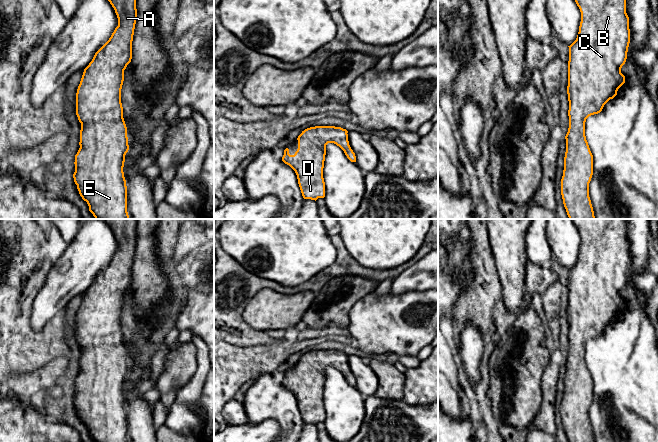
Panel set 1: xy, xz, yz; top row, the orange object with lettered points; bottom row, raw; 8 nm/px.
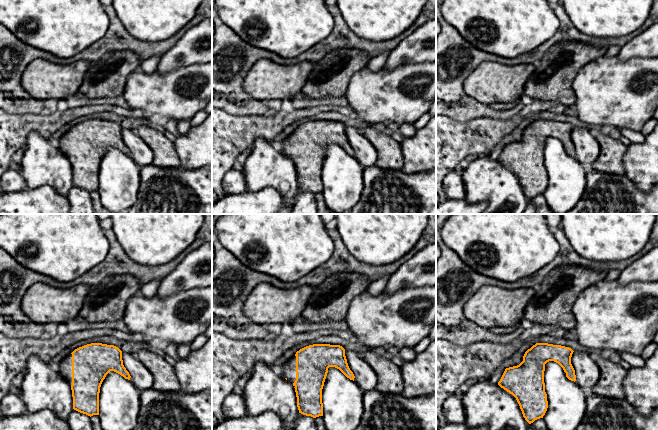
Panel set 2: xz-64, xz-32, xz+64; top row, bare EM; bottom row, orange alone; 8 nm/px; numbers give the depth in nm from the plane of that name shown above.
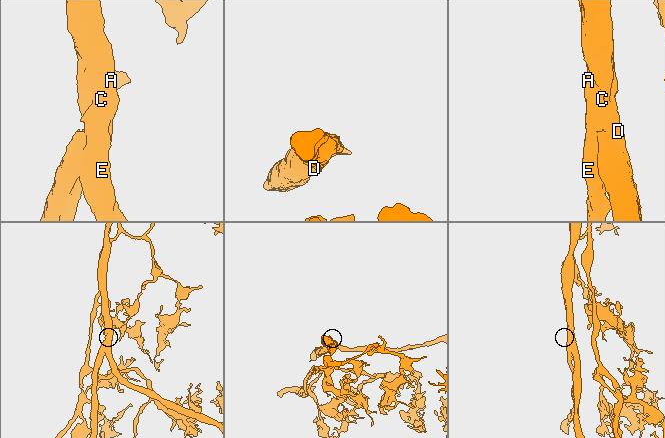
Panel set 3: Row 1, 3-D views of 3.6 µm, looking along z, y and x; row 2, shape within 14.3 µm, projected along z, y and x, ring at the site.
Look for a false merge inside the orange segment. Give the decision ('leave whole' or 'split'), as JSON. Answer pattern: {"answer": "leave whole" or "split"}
{"answer": "leave whole"}

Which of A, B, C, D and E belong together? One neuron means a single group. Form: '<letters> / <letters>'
A B C D E

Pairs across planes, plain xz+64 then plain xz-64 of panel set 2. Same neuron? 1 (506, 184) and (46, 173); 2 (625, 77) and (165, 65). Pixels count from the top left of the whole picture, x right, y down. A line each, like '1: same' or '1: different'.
1: same
2: different

